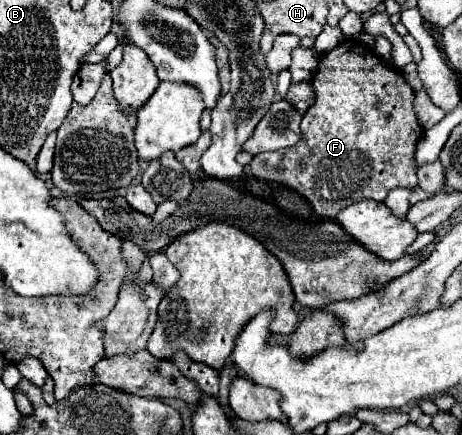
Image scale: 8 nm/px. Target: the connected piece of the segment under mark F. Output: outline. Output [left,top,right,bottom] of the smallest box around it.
[249,40,423,220]

